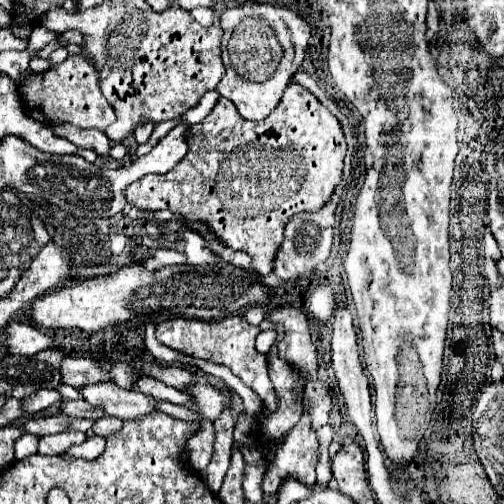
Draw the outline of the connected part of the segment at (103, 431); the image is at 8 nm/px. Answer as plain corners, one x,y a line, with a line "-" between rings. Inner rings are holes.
102,417
98,421
94,421
92,425
92,431
94,435
100,435
100,437
110,437
112,433
118,433
122,429
124,421
116,419
116,417

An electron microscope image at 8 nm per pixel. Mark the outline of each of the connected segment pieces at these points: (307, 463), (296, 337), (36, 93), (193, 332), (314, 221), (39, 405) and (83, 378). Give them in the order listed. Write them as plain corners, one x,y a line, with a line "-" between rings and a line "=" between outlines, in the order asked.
302,415
298,425
278,443
278,451
262,479
264,493
276,493
284,477
294,477
304,485
314,485
316,463
318,439
316,433
310,431
310,417
=
278,307
270,313
270,319
284,329
284,337
278,343
278,357
284,359
300,379
316,381
318,361
306,317
298,309
=
68,55
64,63
50,67
42,75
36,73
23,85
22,103
26,105
26,113
45,125
52,125
52,121
66,121
84,129
106,129
116,119
114,109
100,91
94,65
82,55
=
228,317
222,321
198,321
198,319
166,319
156,325
156,339
172,349
178,349
186,355
194,355
206,361
214,361
232,369
250,389
254,389
262,403
264,411
276,409
276,395
266,373
266,355
258,353
254,339
260,333
258,327
252,327
244,317
=
334,193
330,197
330,201
322,207
322,211
318,213
304,213
304,215
296,215
296,219
292,219
292,223
288,223
288,227
284,229
284,243
276,255
274,261
274,273
282,279
282,281
294,281
300,277
306,277
312,273
312,269
316,269
318,263
326,261
334,243
334,213
338,207
338,195
=
40,389
26,399
22,399
22,409
29,414
36,414
57,402
61,402
62,397
56,389
=
66,357
60,365
62,383
72,385
76,389
94,385
94,383
106,383
112,381
110,377
112,363
96,363
96,359
80,359
80,357

